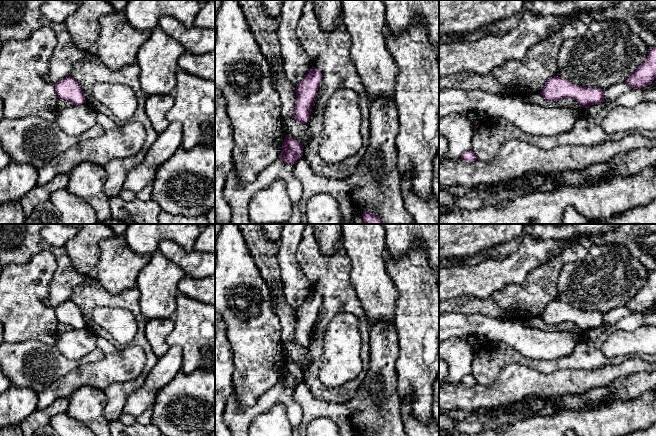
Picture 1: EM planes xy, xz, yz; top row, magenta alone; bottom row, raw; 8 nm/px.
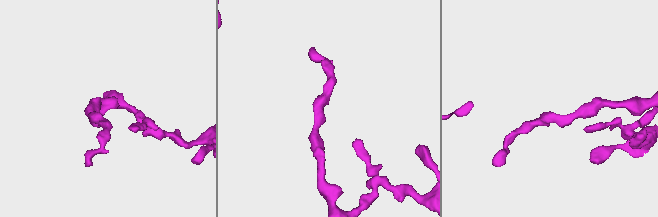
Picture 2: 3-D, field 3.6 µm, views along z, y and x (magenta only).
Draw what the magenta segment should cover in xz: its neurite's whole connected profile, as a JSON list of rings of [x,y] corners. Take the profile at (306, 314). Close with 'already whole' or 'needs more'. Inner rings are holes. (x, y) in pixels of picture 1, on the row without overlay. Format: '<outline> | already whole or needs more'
[[[312,291],[296,310],[296,326],[294,330],[294,343],[297,346],[309,345],[312,330],[322,304],[322,298],[316,291]]] | already whole

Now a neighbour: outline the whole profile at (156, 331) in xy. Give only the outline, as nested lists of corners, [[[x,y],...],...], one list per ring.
[[[173,318],[168,319],[150,319],[146,323],[145,335],[153,353],[160,358],[169,349],[166,342],[167,336],[174,328]]]

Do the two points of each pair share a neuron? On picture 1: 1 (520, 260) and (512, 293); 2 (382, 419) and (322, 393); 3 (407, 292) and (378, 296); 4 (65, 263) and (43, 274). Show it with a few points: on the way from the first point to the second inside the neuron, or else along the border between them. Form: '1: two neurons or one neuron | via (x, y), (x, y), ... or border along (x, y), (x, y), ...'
1: two neurons | border along (534, 269), (520, 283), (508, 283), (494, 294)
2: two neurons | border along (360, 385), (348, 401), (321, 400)
3: two neurons | border along (386, 272), (397, 290), (394, 316)
4: two neurons | border along (41, 250), (50, 252), (56, 262), (48, 289)

